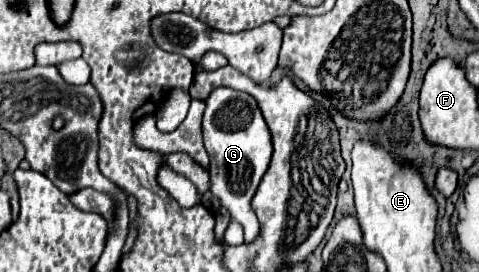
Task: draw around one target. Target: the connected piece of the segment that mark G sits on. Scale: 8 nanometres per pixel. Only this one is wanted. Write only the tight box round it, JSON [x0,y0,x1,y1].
[203,88,271,242]

